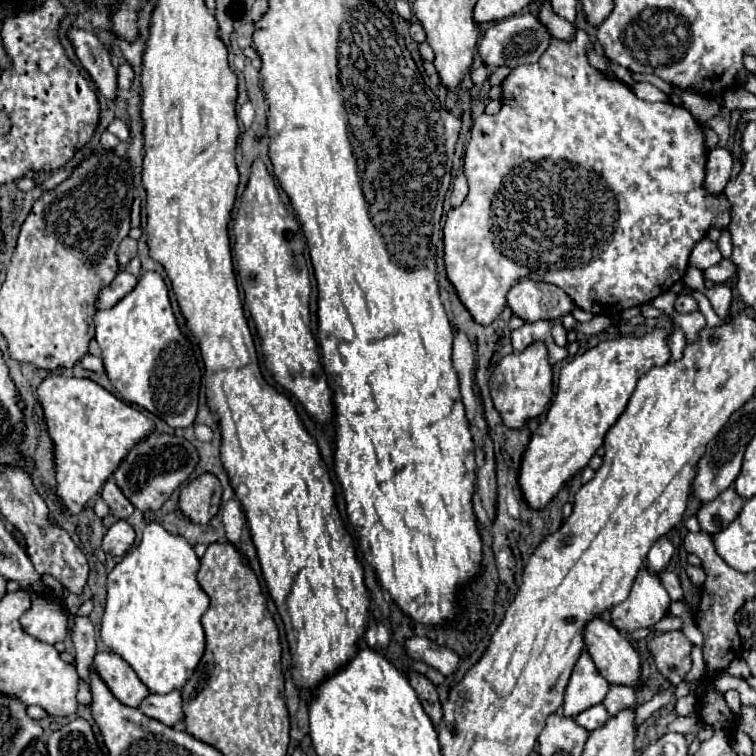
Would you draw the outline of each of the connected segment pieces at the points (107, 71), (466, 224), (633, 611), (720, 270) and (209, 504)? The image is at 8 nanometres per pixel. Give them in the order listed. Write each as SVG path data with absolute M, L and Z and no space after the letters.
M82 28L70 30L70 40L76 48L76 56L80 58L82 66L90 72L100 94L106 96L108 100L116 100L118 74L116 66L110 60L108 48L98 40L96 34L86 32Z
M582 30L576 32L576 38L574 38L572 42L562 42L562 40L556 40L556 38L554 38L552 44L550 44L550 48L544 52L544 56L542 56L536 64L524 64L524 66L514 68L514 72L502 82L504 98L502 98L502 108L500 108L500 112L494 114L494 116L480 116L480 118L474 120L472 136L470 136L470 142L468 142L466 154L464 154L464 174L466 174L466 178L468 178L470 192L468 192L466 200L464 200L458 208L452 208L452 210L448 212L448 216L446 216L446 224L444 224L444 264L446 264L446 276L448 276L450 284L454 286L456 294L458 294L458 300L460 300L462 306L470 312L470 316L474 318L474 322L478 322L478 324L482 324L482 326L492 324L492 320L502 312L502 308L504 308L504 294L506 294L516 282L520 282L520 280L534 280L534 282L554 284L554 286L562 288L562 290L572 298L574 306L578 306L578 308L582 308L582 310L586 310L586 312L590 312L590 314L608 314L608 316L612 316L612 314L616 314L618 310L626 310L626 308L632 308L632 306L648 304L648 302L652 302L658 294L668 292L676 282L680 282L680 280L684 278L684 274L686 274L686 270L688 270L688 256L690 256L692 248L694 248L694 244L696 244L700 238L706 236L706 232L710 230L710 226L722 228L722 226L728 226L728 222L730 222L730 204L728 204L726 196L724 196L724 194L720 194L720 196L710 196L710 194L704 190L704 184L702 184L702 182L704 182L704 164L706 164L708 150L706 150L706 146L704 146L702 128L700 128L700 124L692 118L692 114L690 114L686 108L676 106L676 104L672 104L672 102L654 102L654 104L652 104L652 102L646 102L646 100L636 98L634 92L632 92L624 82L614 80L614 78L608 78L608 76L604 76L602 72L594 70L594 68L588 64L588 60L586 60L586 48L588 48L588 46L590 46L590 40L588 40L586 32L582 32Z
M640 568L630 596L622 604L610 608L610 616L620 632L632 634L638 628L650 628L660 622L668 614L668 608L670 596L660 584L660 578L654 572Z
M722 260L720 264L704 270L704 276L706 276L708 280L712 280L714 284L724 284L724 282L728 282L734 274L736 274L736 268L734 268L734 264L732 264L730 260Z
M202 474L194 478L180 492L180 510L184 516L198 524L208 524L216 516L222 500L222 486L214 474Z

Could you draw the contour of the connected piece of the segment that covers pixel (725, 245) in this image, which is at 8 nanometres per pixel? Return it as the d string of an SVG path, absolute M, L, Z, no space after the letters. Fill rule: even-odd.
M722 228L722 234L720 234L720 240L718 240L718 248L724 258L730 258L732 254L732 238L728 228Z

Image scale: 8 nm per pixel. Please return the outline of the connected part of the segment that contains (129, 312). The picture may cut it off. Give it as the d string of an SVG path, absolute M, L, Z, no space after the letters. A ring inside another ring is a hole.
M144 272L136 288L114 308L96 312L94 324L106 374L120 396L126 402L162 418L172 428L194 426L200 392L200 368L192 342L182 336L176 324L162 276L158 272Z

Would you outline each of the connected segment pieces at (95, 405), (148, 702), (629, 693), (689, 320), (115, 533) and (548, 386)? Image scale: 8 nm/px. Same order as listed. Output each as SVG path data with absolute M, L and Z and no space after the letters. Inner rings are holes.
M62 374L46 376L36 388L36 398L44 410L44 422L54 444L54 466L56 466L54 494L64 504L66 514L78 514L84 510L90 498L96 498L100 494L106 478L118 468L128 450L154 430L154 422L146 418L138 408L124 404L122 400L118 400L108 390L104 390L102 386L88 378L72 378Z
M168 692L168 694L148 694L142 704L138 706L140 712L144 712L146 716L172 726L178 720L182 720L182 698L180 692Z
M610 684L610 690L604 698L606 710L614 716L622 708L632 708L636 702L636 690L632 686L622 686L622 684Z
M700 310L690 312L690 314L680 314L680 318L676 318L676 322L682 326L688 342L696 340L698 330L702 330L706 326L706 318L704 318L704 314Z
M120 520L120 522L112 524L110 530L106 532L102 550L112 556L124 556L132 544L134 544L134 530L128 522Z
M534 342L520 354L504 356L490 376L490 392L494 406L510 428L520 428L528 418L540 416L552 398L552 364L548 360L548 346L544 342Z

